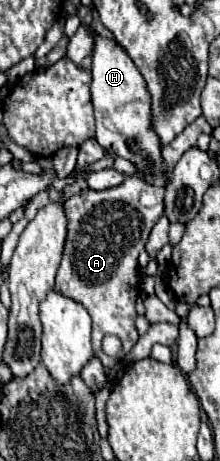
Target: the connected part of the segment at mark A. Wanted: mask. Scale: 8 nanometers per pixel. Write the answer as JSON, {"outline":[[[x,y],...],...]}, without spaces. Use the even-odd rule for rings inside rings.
{"outline":[[[126,177],[118,187],[106,191],[80,191],[66,201],[66,217],[68,217],[68,237],[64,257],[56,275],[54,289],[62,295],[70,295],[78,299],[92,317],[92,347],[94,355],[102,361],[104,367],[114,367],[138,341],[138,331],[134,327],[136,309],[134,301],[140,293],[140,277],[138,277],[138,253],[144,249],[144,243],[150,235],[150,229],[160,219],[164,209],[164,187],[154,187],[138,177]],[[106,335],[116,335],[122,341],[122,355],[110,357],[102,351],[102,339]]]}

